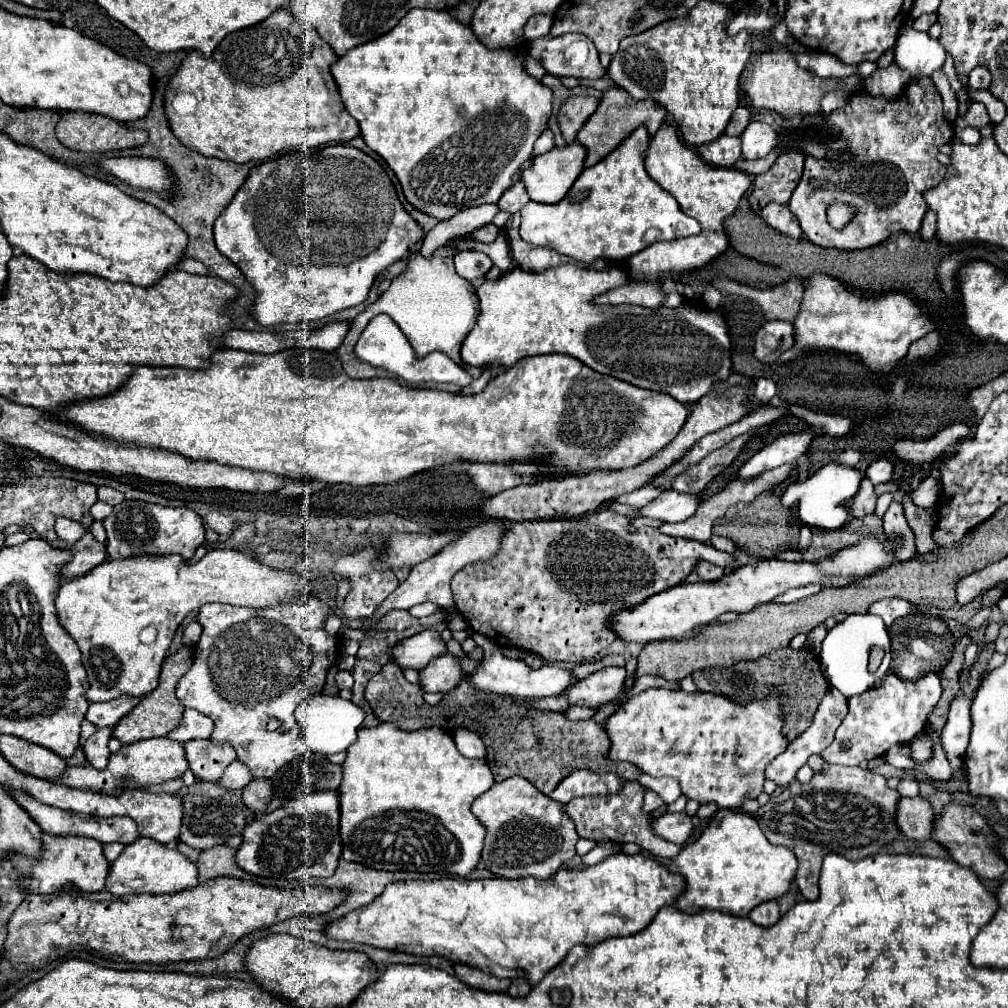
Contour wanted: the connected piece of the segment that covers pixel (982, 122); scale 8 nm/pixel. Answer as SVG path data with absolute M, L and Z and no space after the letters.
M971 103L967 115L955 121L955 131L961 131L961 129L967 127L967 125L979 129L979 127L985 127L987 123L989 123L989 115L987 115L985 105L983 105L983 103Z

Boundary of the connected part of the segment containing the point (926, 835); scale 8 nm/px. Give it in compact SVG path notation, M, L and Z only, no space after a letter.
M901 797L895 823L899 825L899 831L907 839L931 839L933 833L933 809L931 805L921 797Z

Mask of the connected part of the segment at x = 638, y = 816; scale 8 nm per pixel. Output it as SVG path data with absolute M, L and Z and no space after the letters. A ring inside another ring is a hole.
M627 781L627 785L623 785L623 789L615 793L615 797L575 797L575 801L569 801L565 805L565 813L575 823L575 829L583 839L591 839L597 843L637 843L655 857L671 859L679 853L679 847L655 835L653 829L645 823L647 815L643 813L643 793L645 789L637 781Z

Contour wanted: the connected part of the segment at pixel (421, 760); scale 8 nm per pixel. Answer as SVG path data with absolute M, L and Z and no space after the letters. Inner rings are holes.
M379 723L377 727L361 727L359 733L357 733L357 741L347 749L347 757L345 757L341 767L343 767L343 779L341 779L341 785L339 785L339 813L341 813L339 835L341 835L341 841L343 841L341 857L345 861L361 863L361 865L367 865L367 867L379 869L379 871L421 871L421 873L431 873L433 871L433 873L455 875L455 877L465 877L479 863L483 841L485 841L485 831L483 831L483 825L471 813L471 803L475 801L475 797L479 797L481 793L491 789L495 779L493 779L493 773L491 773L487 763L463 757L457 751L455 741L449 733L441 731L439 727L403 731L395 723Z

